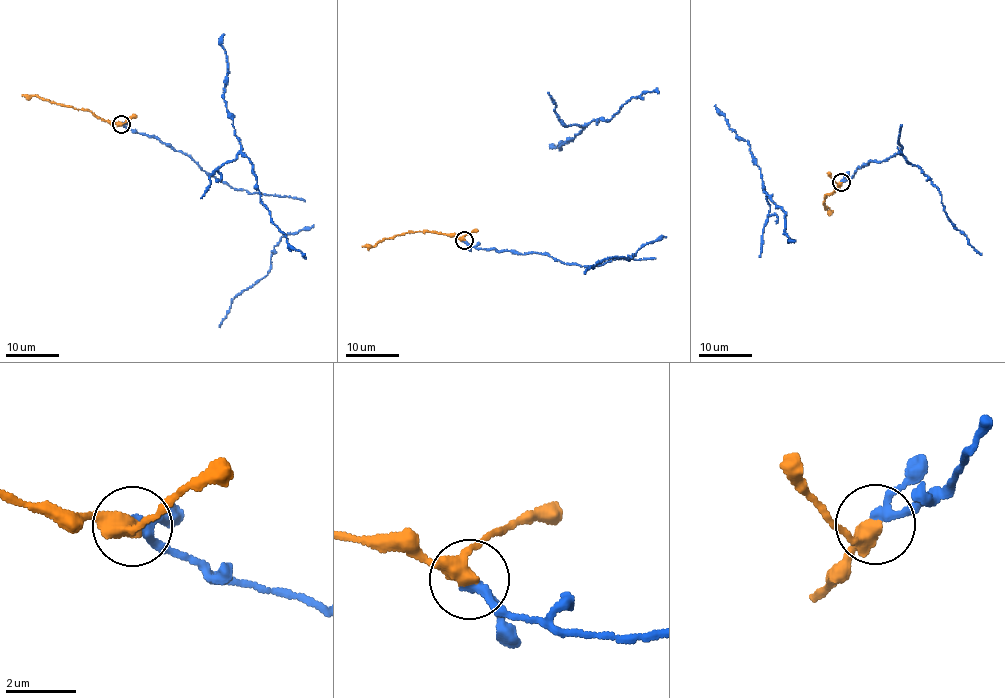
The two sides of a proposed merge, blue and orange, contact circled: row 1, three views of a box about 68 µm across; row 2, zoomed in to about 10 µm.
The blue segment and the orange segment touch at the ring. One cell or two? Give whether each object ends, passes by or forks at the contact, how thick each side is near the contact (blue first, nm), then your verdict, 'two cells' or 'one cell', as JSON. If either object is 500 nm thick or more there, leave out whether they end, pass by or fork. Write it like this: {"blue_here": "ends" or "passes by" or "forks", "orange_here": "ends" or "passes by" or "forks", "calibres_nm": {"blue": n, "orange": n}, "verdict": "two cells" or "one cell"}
{"blue_here": "passes by", "orange_here": "passes by", "calibres_nm": {"blue": 240, "orange": 400}, "verdict": "one cell"}

